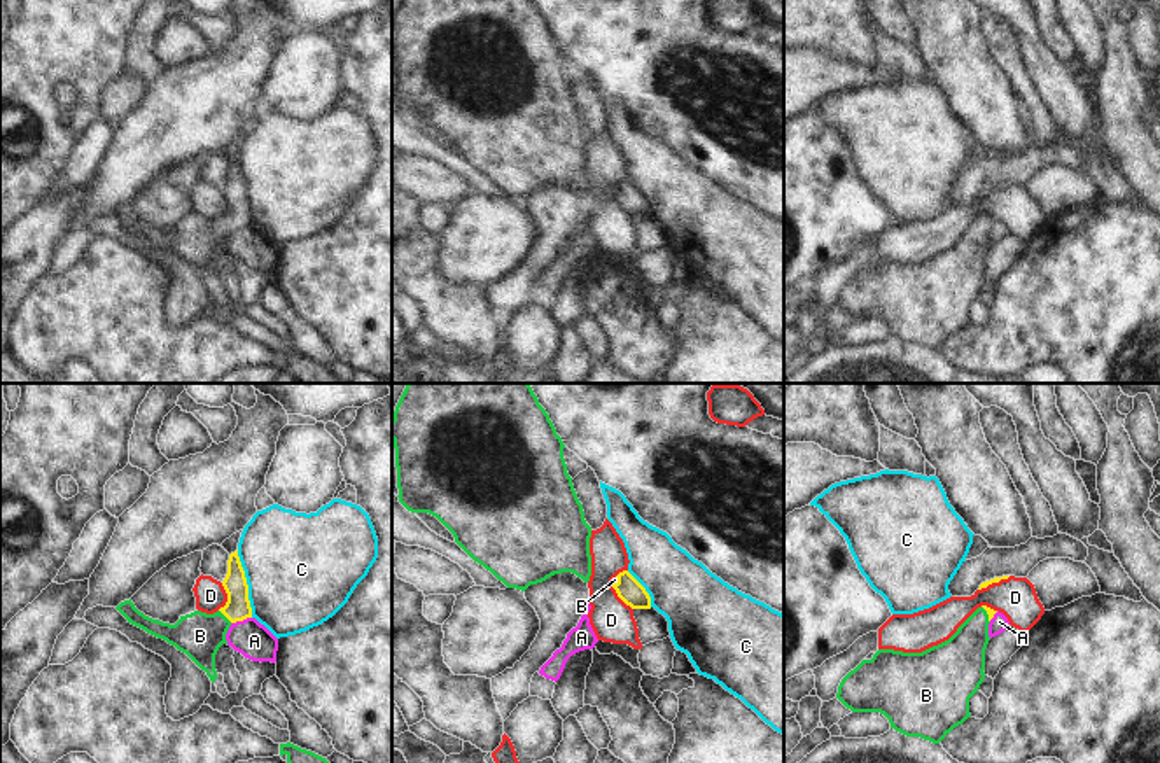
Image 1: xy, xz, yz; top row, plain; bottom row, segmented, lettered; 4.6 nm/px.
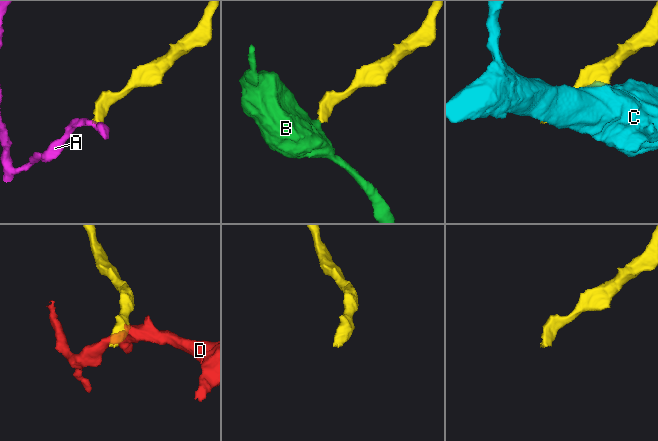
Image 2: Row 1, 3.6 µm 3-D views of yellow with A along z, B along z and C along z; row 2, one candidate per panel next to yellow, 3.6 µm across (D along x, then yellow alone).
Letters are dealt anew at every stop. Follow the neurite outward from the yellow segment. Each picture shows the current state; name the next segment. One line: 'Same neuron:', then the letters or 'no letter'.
Same neuron: B.

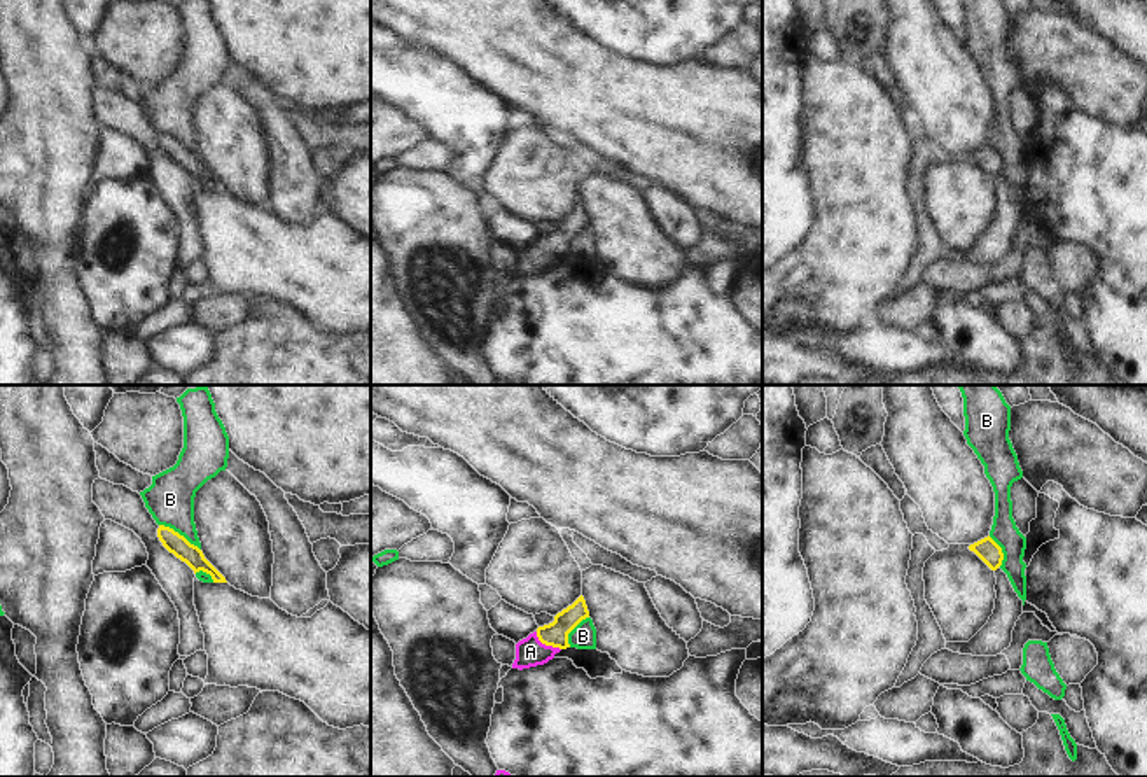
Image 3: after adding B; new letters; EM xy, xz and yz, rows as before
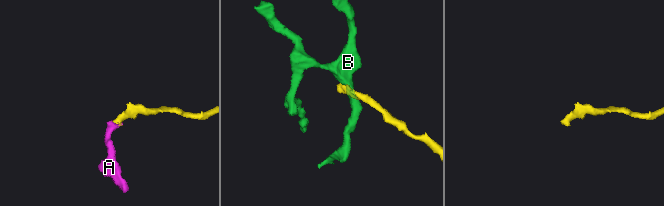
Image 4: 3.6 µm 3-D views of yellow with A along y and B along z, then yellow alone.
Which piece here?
Same neuron: A.

